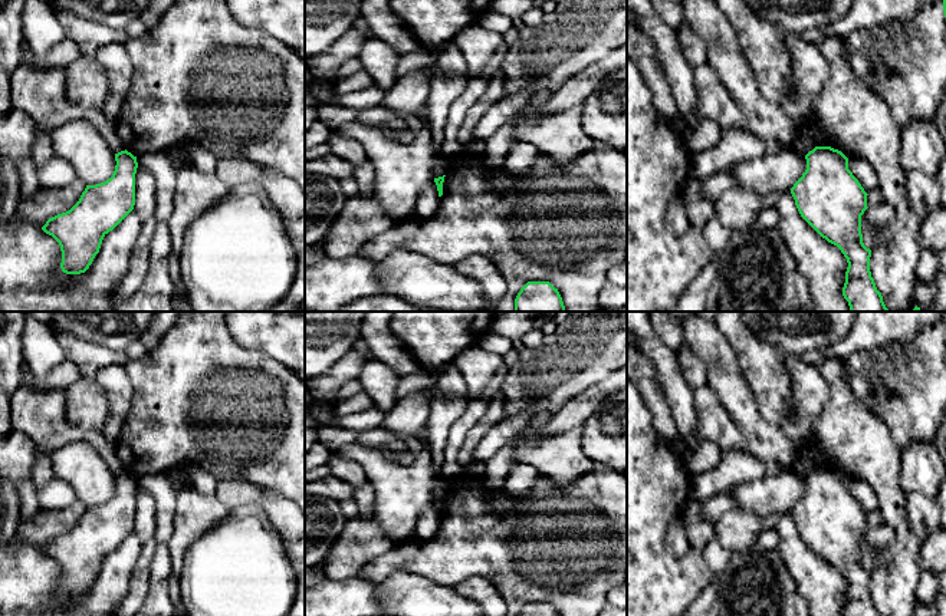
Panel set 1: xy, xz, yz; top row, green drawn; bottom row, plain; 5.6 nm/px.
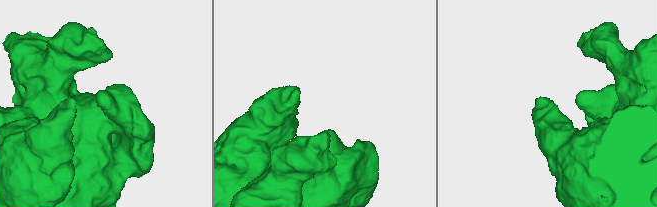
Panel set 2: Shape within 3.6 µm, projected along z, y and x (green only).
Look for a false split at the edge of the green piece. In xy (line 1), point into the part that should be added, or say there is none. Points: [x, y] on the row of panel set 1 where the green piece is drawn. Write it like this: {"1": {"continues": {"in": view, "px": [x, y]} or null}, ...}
{"1": {"continues": null}}

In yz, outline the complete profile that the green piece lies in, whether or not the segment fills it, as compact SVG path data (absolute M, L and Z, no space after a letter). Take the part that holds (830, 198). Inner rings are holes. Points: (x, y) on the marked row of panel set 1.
M815 146L805 155L807 169L791 188L801 217L828 243L837 246L847 258L842 296L851 312L890 312L877 290L870 271L871 250L863 243L861 215L867 207L867 192L848 169L848 158L831 146Z

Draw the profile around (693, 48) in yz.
M683 22L680 24L676 37L683 57L692 67L707 62L706 43L689 23Z

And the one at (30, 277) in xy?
M132 210L105 234L99 253L85 273L66 274L60 269L59 243L16 213L0 225L0 312L116 312L111 299L128 273L139 231L141 220Z

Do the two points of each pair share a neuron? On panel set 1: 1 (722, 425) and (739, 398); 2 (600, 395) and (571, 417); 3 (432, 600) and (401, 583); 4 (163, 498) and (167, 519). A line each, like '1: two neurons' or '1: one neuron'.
1: two neurons
2: one neuron
3: one neuron
4: one neuron

